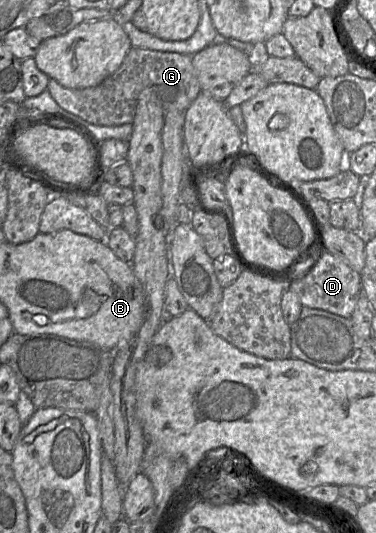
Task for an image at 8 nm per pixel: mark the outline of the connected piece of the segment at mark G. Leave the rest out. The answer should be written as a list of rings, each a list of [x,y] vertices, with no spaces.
[[[132,46],[120,67],[97,86],[84,89],[69,89],[52,78],[49,79],[47,86],[50,95],[62,109],[96,126],[131,124],[135,116],[138,96],[144,88],[151,88],[155,92],[164,113],[167,110],[185,111],[201,92],[197,73],[192,63],[192,56]]]

